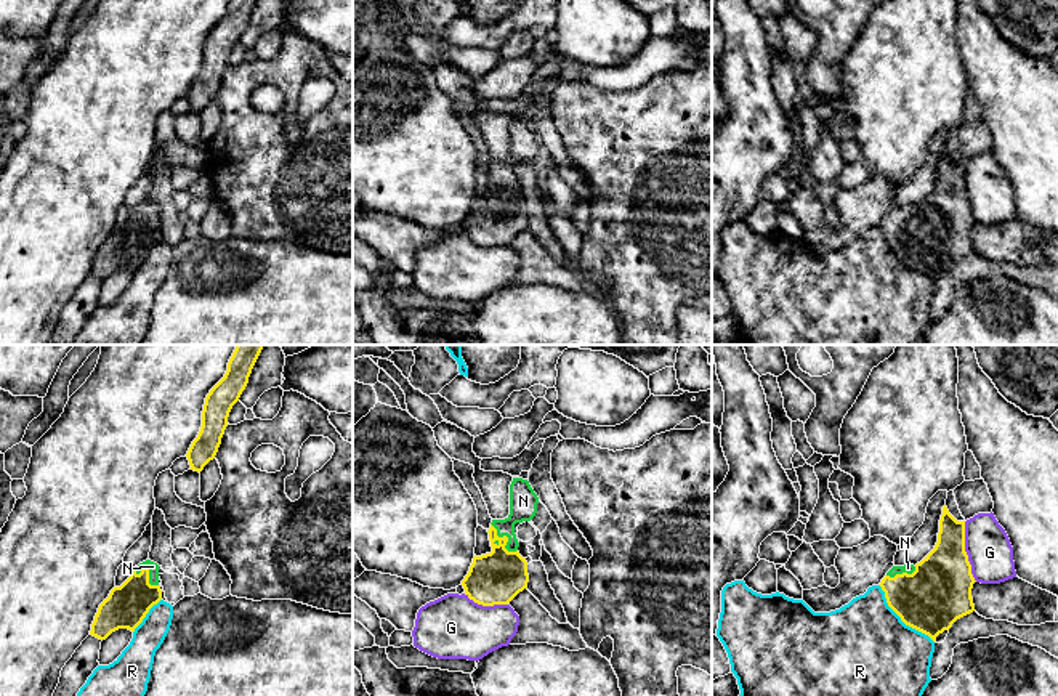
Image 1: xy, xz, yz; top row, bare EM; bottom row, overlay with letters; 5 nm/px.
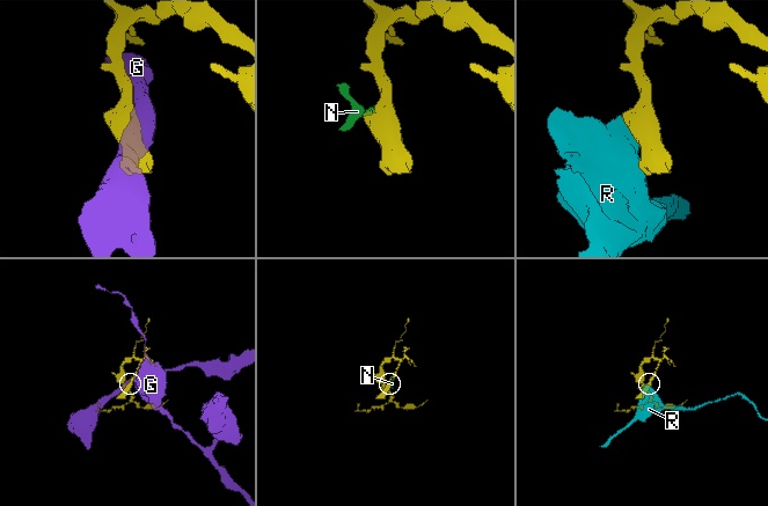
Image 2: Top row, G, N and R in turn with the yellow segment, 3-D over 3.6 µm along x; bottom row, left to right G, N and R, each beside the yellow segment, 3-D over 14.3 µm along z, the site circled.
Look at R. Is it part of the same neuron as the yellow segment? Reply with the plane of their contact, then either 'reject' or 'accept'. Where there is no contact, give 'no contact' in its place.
meets yellow in yz; reject

